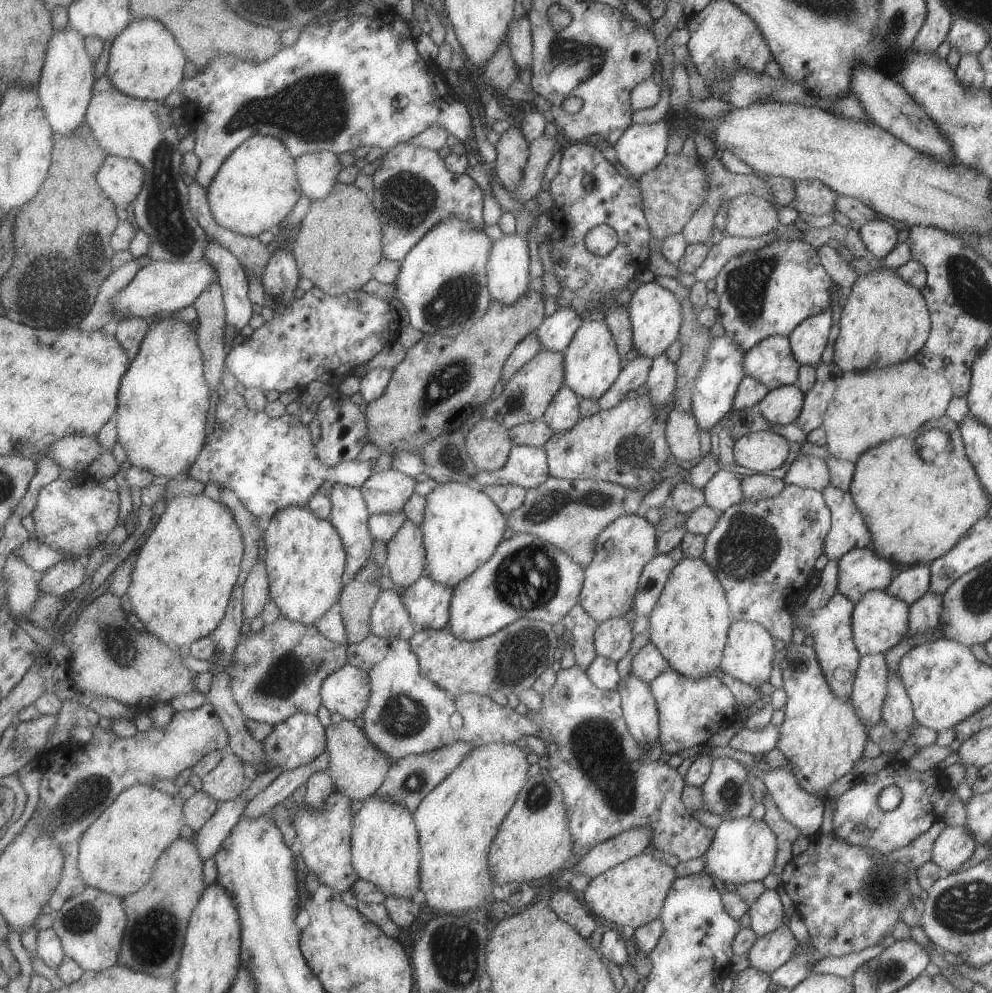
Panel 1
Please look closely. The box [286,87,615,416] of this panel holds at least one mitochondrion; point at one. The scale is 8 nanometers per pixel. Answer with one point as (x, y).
(410, 197)

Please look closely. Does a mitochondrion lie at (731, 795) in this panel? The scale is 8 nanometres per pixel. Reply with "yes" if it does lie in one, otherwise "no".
yes

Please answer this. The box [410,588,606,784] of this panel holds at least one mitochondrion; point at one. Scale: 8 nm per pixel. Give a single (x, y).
(526, 644)

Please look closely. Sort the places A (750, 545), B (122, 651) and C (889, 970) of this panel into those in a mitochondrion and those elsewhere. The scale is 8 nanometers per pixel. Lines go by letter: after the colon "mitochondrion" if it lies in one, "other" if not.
A: mitochondrion
B: mitochondrion
C: mitochondrion

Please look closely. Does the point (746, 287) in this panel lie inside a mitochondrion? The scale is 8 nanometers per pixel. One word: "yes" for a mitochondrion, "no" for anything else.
yes

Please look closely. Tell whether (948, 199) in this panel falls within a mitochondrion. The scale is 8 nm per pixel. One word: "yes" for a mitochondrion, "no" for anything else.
no

